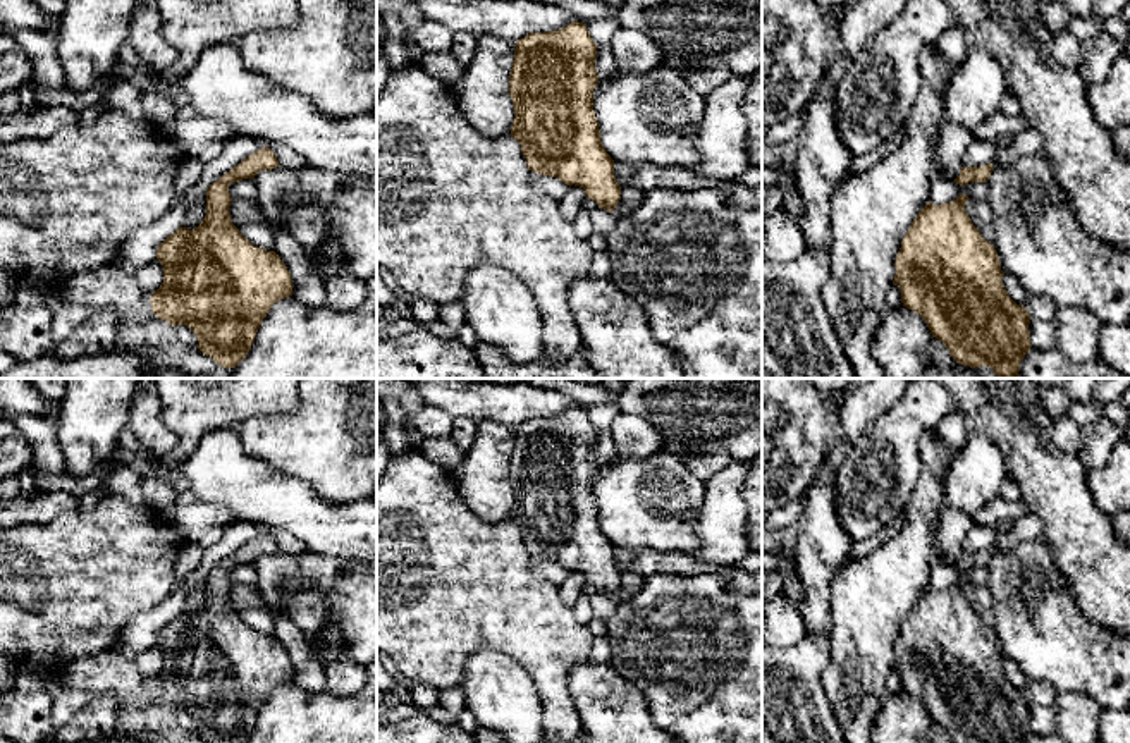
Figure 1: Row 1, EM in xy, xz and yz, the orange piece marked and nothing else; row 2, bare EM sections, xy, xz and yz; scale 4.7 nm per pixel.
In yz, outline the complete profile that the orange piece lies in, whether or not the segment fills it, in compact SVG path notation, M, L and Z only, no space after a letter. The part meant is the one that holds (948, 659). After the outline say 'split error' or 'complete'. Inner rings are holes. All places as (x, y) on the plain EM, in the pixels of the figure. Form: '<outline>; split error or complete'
M960 580L955 586L932 590L930 586L912 607L896 640L893 669L901 676L901 688L918 698L932 722L939 724L953 743L1023 743L1030 729L1027 693L1016 690L1003 671L998 636L987 628L965 597L970 583Z; complete

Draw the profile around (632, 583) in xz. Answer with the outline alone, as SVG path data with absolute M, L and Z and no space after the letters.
M614 547L614 562L621 573L621 585L616 590L612 602L616 605L633 599L645 585L645 580L633 573L631 564L636 552L626 550L623 547Z

